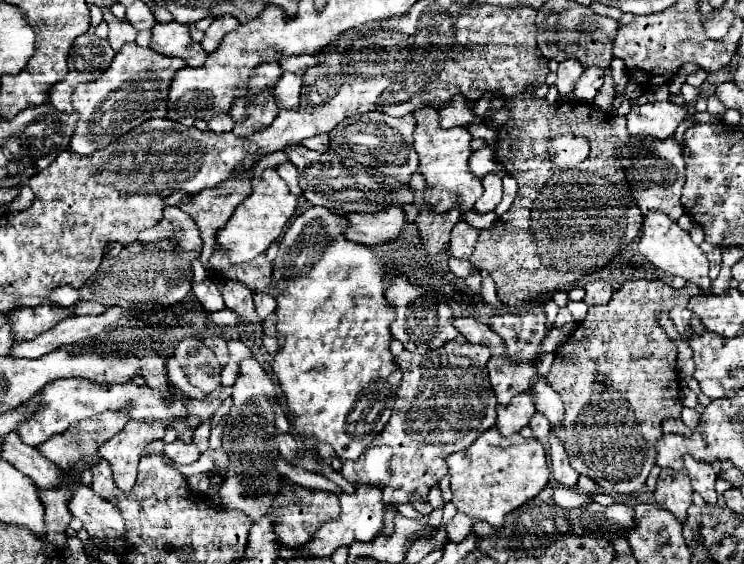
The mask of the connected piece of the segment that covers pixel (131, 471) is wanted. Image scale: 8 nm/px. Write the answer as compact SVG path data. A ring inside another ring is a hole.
M130 420L122 432L118 432L114 438L106 440L98 448L98 454L112 466L114 482L122 492L132 490L136 482L136 472L138 472L142 450L150 442L162 440L164 430L166 428L162 422L146 424L146 422Z

